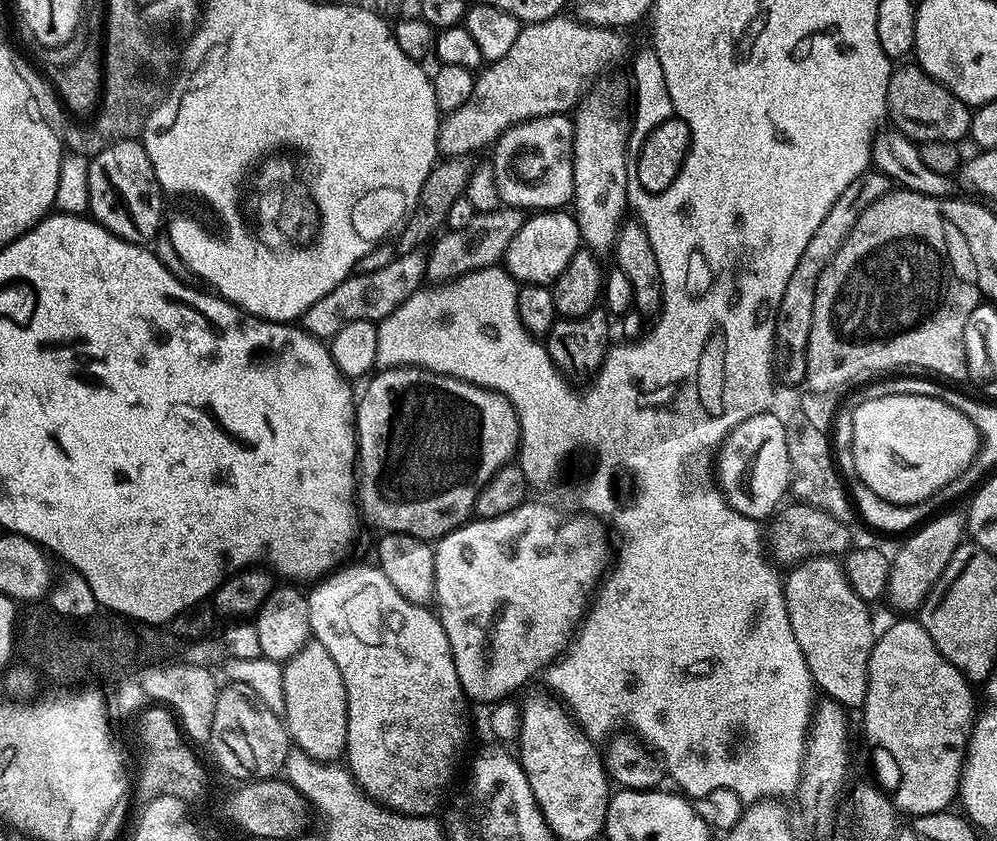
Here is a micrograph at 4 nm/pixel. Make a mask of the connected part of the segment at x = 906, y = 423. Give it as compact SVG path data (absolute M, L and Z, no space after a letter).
M871 396L866 402L852 409L854 422L854 466L858 470L858 478L878 498L886 498L886 502L895 504L917 504L930 498L942 486L954 482L958 474L962 474L970 466L980 448L980 435L966 418L954 406L942 402L938 398L925 396Z

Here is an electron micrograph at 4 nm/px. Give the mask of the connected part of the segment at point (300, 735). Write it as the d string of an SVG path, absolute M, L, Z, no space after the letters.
M309 638L294 658L283 661L282 667L282 719L295 747L297 744L303 755L313 756L315 760L339 761L348 747L348 699L342 670L330 658L326 646L314 638Z

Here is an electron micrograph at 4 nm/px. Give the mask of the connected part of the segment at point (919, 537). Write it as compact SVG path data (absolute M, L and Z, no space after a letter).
M955 508L943 511L925 521L916 531L913 531L897 552L891 557L892 570L888 579L887 597L896 608L904 606L912 611L917 609L928 596L934 582L942 574L942 570L953 557L954 550L963 543L967 535L967 515Z

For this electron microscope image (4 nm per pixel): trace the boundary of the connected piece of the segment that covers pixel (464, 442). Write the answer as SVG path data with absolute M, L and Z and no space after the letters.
M419 366L384 368L377 371L368 382L369 384L364 388L364 393L361 396L359 393L358 399L355 401L358 479L355 481L354 500L358 505L359 515L362 517L363 523L365 520L366 523L373 524L376 528L381 528L379 531L384 534L401 532L419 540L427 540L429 542L441 540L446 534L453 532L455 528L468 523L473 515L476 499L482 490L482 486L486 486L486 482L490 482L493 474L503 464L509 463L517 455L520 446L518 414L514 410L512 403L502 394L491 392L489 388L480 388L477 384L471 384L453 376L444 376L440 372L431 372L430 369Z

